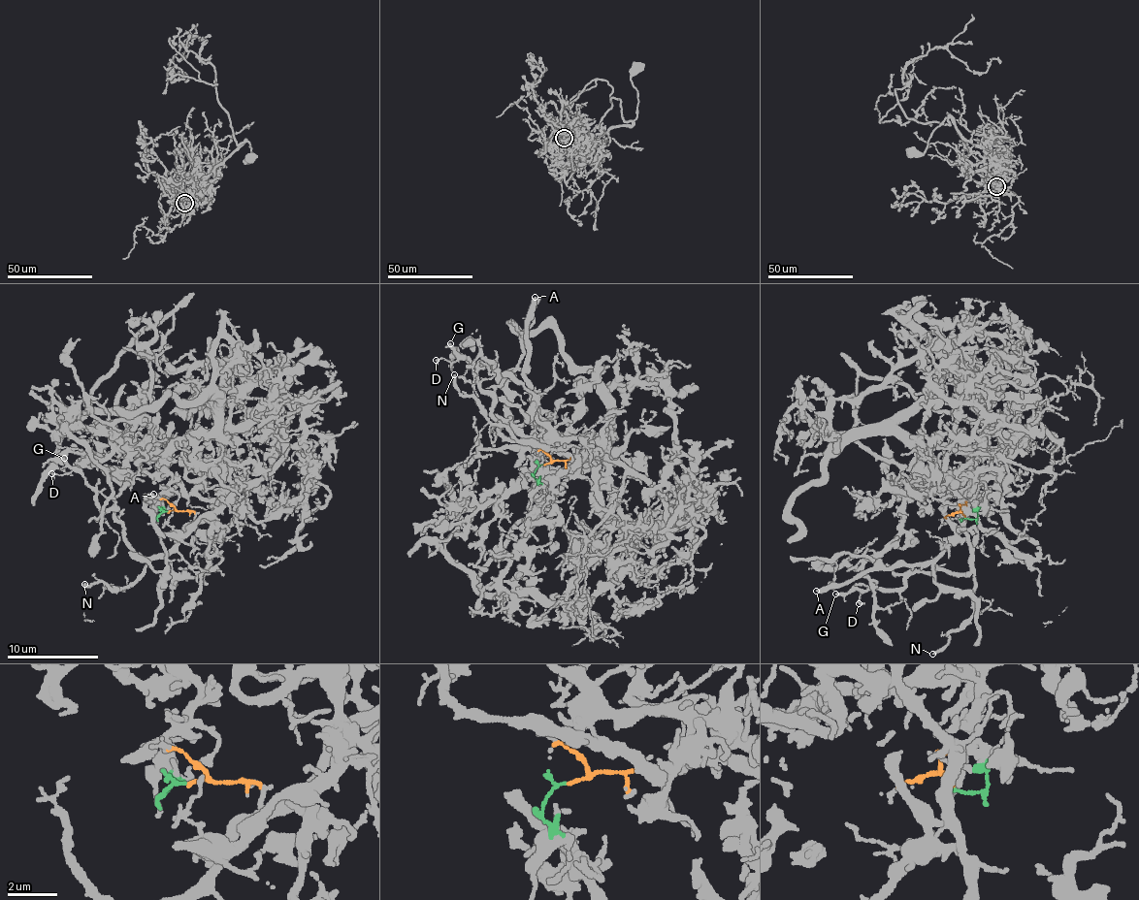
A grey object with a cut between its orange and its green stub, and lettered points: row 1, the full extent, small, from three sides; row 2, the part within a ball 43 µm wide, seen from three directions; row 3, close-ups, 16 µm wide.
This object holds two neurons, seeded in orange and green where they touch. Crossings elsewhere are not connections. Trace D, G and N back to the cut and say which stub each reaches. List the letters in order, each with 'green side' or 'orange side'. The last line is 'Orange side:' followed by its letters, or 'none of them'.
D: orange side
G: orange side
N: orange side
Orange side: D, G, N

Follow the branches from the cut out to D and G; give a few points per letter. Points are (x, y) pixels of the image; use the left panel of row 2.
D: (169, 511), (191, 511), (194, 525), (167, 551), (142, 557), (113, 506), (101, 510), (77, 470), (51, 473)
G: (169, 511), (191, 511), (194, 525), (167, 551), (142, 557), (124, 536), (113, 506), (104, 511), (63, 458)

